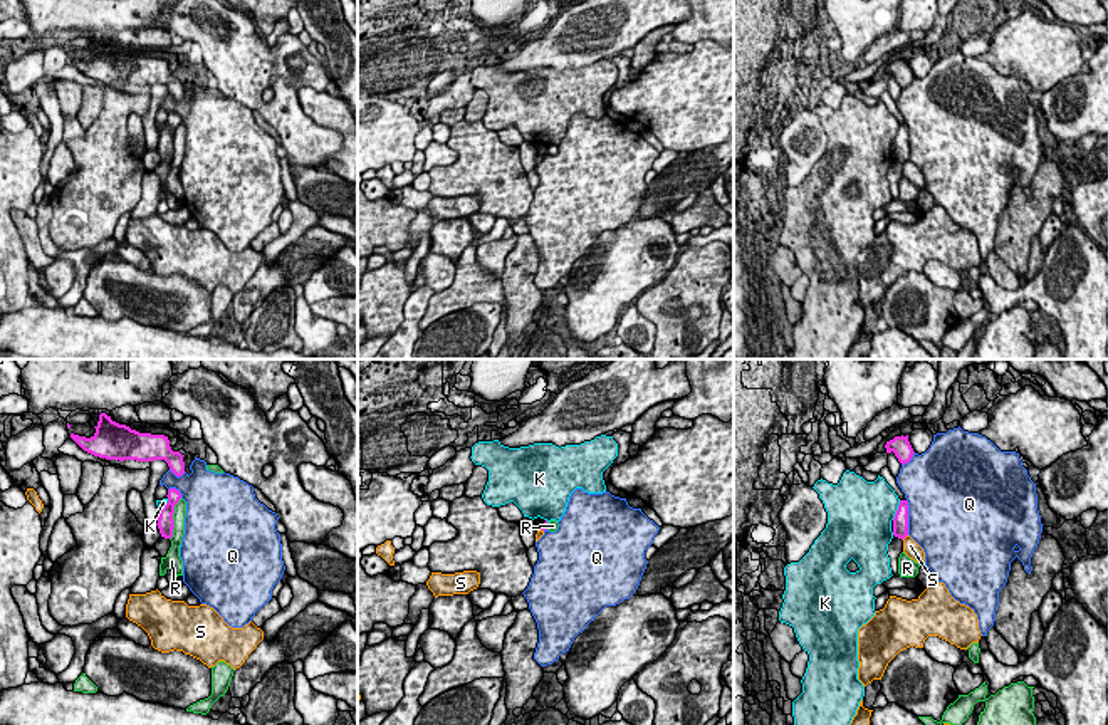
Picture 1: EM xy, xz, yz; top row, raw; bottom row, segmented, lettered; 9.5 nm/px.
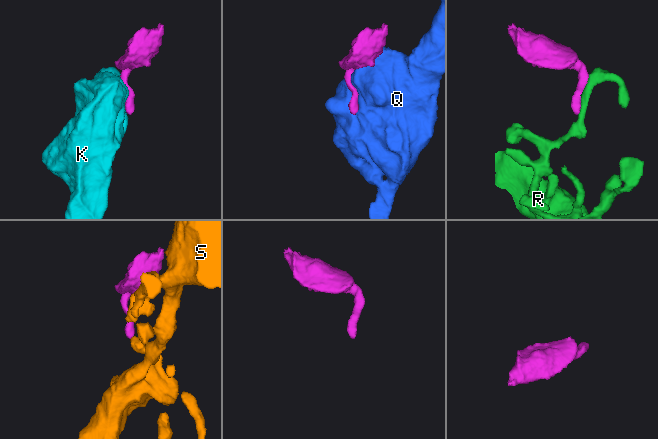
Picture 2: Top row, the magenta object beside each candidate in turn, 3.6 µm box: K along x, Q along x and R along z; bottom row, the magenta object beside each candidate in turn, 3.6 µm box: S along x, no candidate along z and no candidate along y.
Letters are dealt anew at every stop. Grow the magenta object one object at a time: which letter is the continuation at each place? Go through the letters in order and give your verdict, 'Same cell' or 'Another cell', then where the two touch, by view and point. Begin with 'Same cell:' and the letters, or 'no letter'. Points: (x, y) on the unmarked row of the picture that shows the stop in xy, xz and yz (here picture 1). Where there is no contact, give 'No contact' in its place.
Same cell: no letter
K: Another cell. Touches magenta at yz (897, 135)
Q: Another cell. Touches magenta at yz (907, 141)
R: Another cell. Touches magenta at xy (172, 143)
S: Another cell. Touches magenta at yz (904, 161)

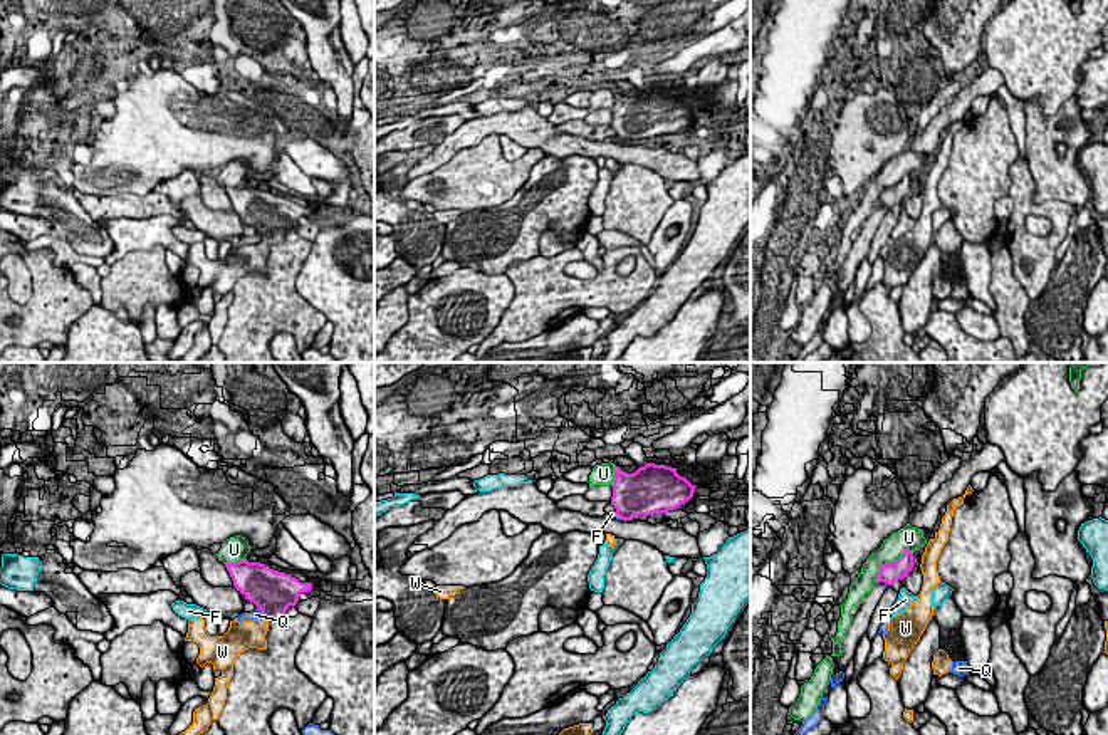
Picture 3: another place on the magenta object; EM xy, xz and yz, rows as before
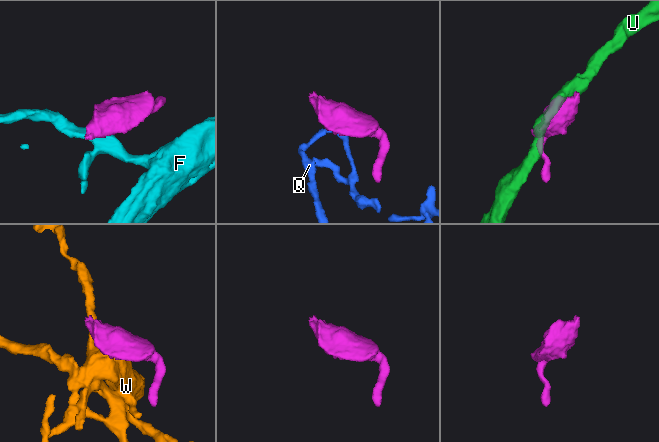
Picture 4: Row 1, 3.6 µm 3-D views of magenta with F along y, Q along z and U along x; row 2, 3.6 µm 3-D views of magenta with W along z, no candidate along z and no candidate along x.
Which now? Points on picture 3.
Same cell: W
F: Another cell. Touches magenta at xz (618, 140)
Q: Another cell. Touches magenta at xy (262, 237)
U: Another cell. Touches magenta at yz (890, 187)
W: Same cell. Touches magenta at xy (266, 242)

